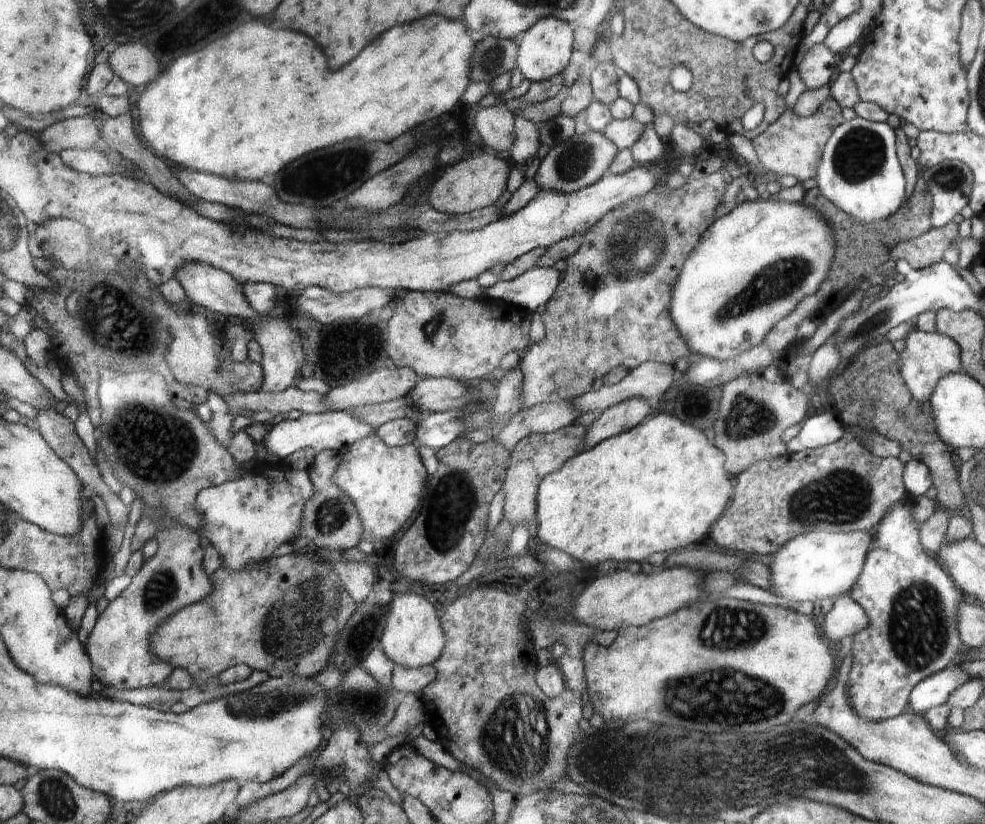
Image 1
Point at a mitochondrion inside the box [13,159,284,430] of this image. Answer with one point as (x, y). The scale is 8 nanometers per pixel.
(113, 322)

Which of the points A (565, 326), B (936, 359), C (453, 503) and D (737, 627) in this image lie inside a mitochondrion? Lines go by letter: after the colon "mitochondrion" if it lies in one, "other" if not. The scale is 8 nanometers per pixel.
A: other
B: other
C: mitochondrion
D: mitochondrion

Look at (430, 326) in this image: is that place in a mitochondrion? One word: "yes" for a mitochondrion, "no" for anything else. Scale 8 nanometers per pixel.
yes

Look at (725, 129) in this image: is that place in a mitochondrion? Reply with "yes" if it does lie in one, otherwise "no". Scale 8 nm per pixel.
no

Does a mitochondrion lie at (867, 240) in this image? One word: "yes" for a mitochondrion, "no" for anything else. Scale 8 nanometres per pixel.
no

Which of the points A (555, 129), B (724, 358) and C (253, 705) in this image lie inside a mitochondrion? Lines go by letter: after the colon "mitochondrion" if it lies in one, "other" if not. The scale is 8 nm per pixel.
A: mitochondrion
B: other
C: mitochondrion

